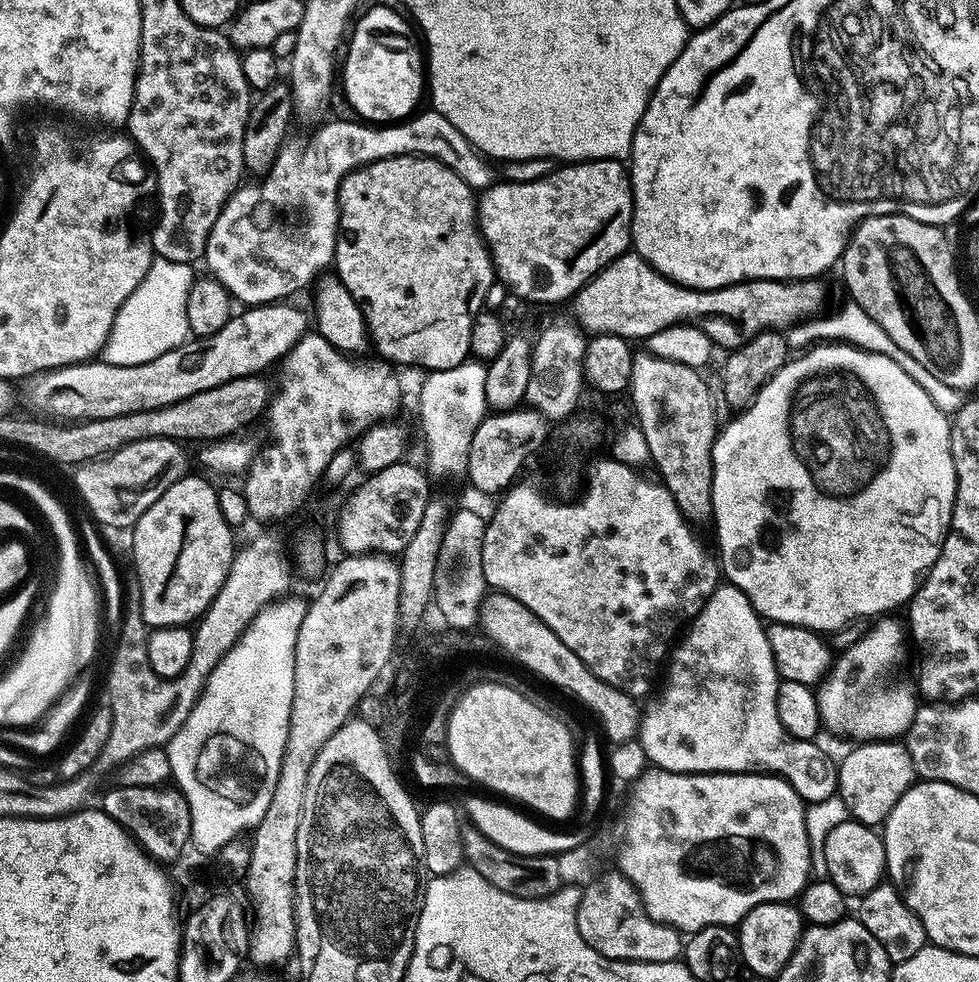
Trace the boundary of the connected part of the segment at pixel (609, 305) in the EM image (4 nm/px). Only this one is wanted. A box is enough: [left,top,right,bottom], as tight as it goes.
[572,250,822,350]

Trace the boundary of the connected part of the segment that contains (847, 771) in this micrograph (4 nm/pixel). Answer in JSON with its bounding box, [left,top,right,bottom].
[838,739,917,826]

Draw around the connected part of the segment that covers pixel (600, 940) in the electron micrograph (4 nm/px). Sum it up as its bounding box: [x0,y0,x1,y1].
[576,870,685,964]

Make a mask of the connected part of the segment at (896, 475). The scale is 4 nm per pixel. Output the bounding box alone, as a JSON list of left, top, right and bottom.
[710,342,956,634]

